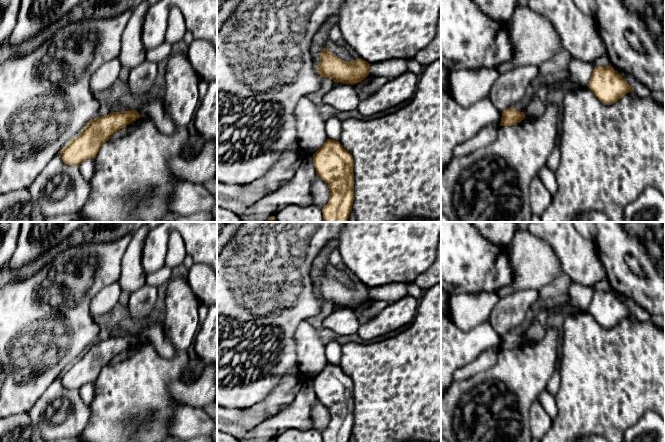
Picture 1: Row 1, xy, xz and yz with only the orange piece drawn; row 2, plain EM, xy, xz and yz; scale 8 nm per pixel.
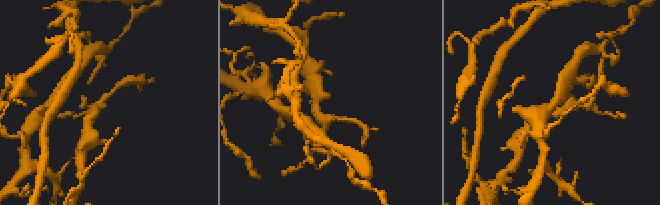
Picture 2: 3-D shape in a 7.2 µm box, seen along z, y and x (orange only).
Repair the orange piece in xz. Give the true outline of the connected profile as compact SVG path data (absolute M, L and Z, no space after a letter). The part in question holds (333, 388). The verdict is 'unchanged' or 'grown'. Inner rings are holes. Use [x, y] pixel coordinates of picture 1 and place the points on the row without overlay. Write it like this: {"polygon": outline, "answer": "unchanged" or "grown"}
{"polygon": "M327 363L313 378L313 389L316 399L321 402L330 415L328 427L321 432L323 442L349 442L354 425L354 383L339 365Z", "answer": "unchanged"}

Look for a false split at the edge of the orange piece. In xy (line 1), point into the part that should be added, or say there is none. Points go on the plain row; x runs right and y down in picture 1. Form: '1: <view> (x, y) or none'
1: none

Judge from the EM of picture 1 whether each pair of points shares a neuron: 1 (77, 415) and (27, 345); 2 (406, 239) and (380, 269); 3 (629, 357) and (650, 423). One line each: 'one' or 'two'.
1: two
2: one
3: two

